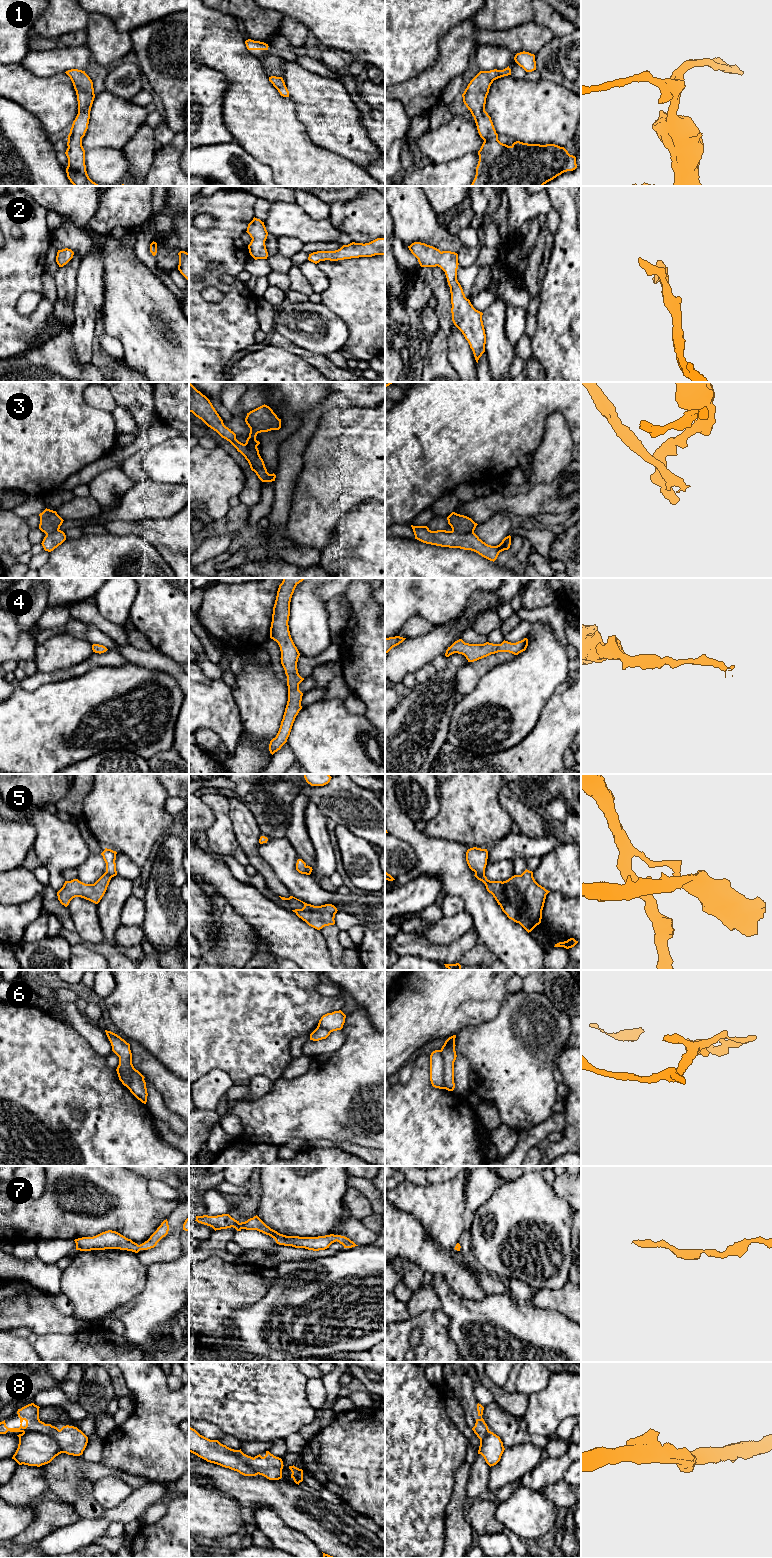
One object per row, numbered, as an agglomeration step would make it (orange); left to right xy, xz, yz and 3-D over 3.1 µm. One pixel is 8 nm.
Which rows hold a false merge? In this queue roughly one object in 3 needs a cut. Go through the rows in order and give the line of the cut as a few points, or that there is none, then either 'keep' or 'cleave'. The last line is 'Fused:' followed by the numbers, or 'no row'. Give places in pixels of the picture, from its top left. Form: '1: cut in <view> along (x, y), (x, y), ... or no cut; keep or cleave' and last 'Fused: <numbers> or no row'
1: no cut; keep
2: no cut; keep
3: cut in yz along (452, 529), (461, 533), (473, 532); cleave
4: no cut; keep
5: cut in yz along (475, 873), (484, 876); cleave
6: cut in yz along (440, 1050), (443, 1061), (443, 1083), (446, 1088); cleave
7: no cut; keep
8: cut in xy along (23, 1431), (41, 1430), (56, 1436), (63, 1452); cleave
Fused: 3, 5, 6, 8

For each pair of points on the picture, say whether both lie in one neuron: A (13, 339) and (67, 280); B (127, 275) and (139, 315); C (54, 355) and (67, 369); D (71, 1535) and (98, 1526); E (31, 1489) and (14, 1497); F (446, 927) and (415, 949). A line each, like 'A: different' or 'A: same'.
A: different
B: same
C: same
D: same
E: same
F: different

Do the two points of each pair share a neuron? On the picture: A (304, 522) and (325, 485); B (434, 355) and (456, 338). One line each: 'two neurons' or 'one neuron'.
A: one neuron
B: two neurons

